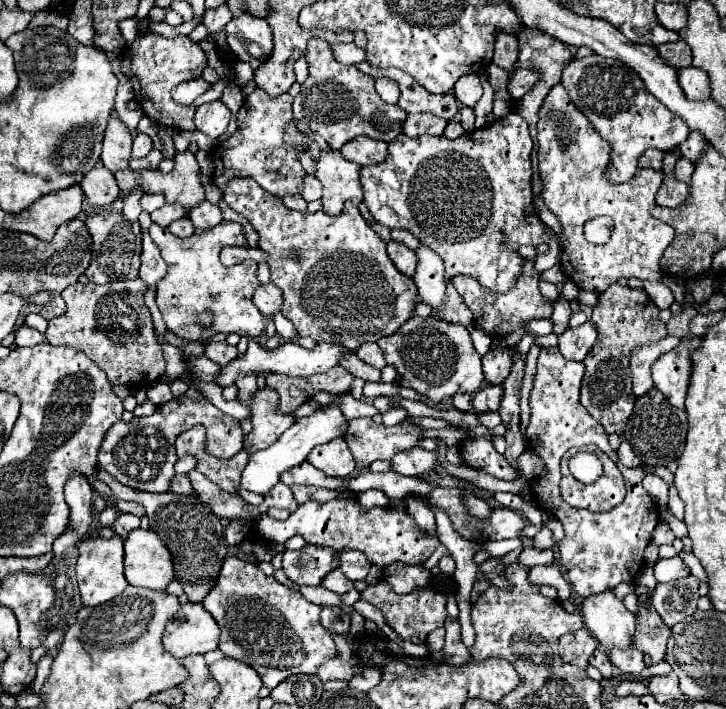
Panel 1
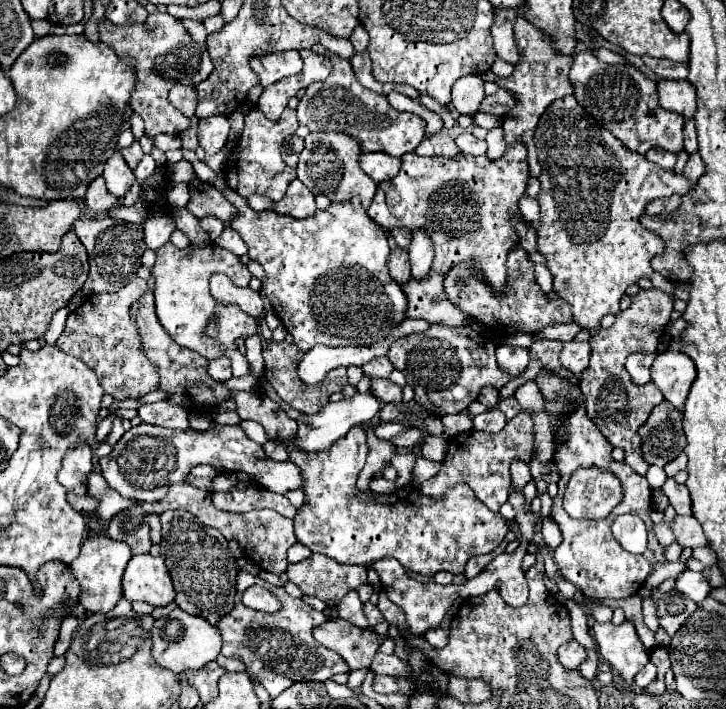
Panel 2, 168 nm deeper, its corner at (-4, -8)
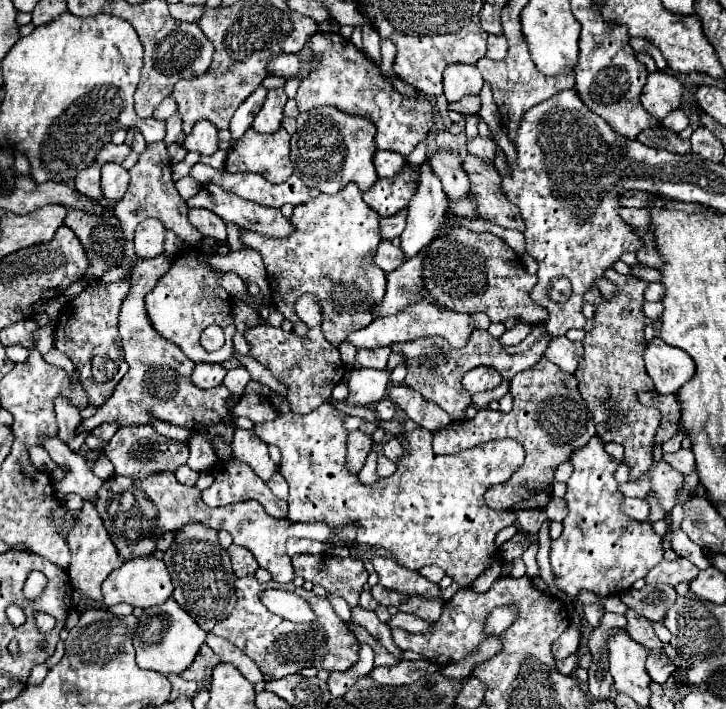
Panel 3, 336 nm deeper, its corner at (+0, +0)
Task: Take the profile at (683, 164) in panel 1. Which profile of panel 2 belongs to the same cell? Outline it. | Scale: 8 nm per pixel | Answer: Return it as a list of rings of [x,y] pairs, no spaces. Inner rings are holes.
[[[698,152],[696,154],[690,154],[690,160],[684,166],[684,176],[690,178],[692,182],[696,182],[702,176],[702,172],[704,172],[704,164],[700,160],[700,154]]]

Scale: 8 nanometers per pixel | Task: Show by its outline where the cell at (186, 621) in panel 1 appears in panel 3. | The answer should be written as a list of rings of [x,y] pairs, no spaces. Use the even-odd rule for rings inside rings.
[[[168,598],[160,606],[150,606],[138,618],[138,626],[134,632],[134,650],[136,650],[136,664],[144,670],[154,670],[164,676],[184,672],[194,656],[198,654],[200,646],[206,640],[206,632],[180,608],[174,598]]]

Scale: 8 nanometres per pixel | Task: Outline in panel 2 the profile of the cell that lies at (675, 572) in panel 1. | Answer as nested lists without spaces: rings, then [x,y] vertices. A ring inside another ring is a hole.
[[[684,570],[678,578],[676,578],[676,586],[682,594],[690,596],[694,602],[702,602],[704,598],[708,597],[710,586],[706,582],[706,578],[700,572],[692,572],[692,570]]]

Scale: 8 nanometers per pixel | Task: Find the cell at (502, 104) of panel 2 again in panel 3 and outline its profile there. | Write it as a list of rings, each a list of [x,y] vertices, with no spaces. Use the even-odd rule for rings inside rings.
[[[466,96],[454,104],[448,104],[450,112],[460,112],[462,116],[476,114],[480,110],[480,96]]]

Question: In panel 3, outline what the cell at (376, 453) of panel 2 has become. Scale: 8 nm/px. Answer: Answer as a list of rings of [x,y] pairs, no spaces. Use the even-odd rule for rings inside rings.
[[[354,430],[348,434],[348,452],[346,452],[346,468],[352,472],[352,474],[358,474],[360,468],[364,466],[364,460],[372,448],[372,436],[360,432],[360,430]]]

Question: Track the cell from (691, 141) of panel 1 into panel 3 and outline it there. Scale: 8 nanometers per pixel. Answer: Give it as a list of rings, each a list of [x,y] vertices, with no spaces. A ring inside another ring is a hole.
[[[678,108],[678,110],[672,110],[672,112],[662,120],[662,124],[664,124],[668,130],[672,130],[672,132],[682,132],[682,130],[688,126],[688,116],[686,116],[686,112],[684,112],[682,108]]]

